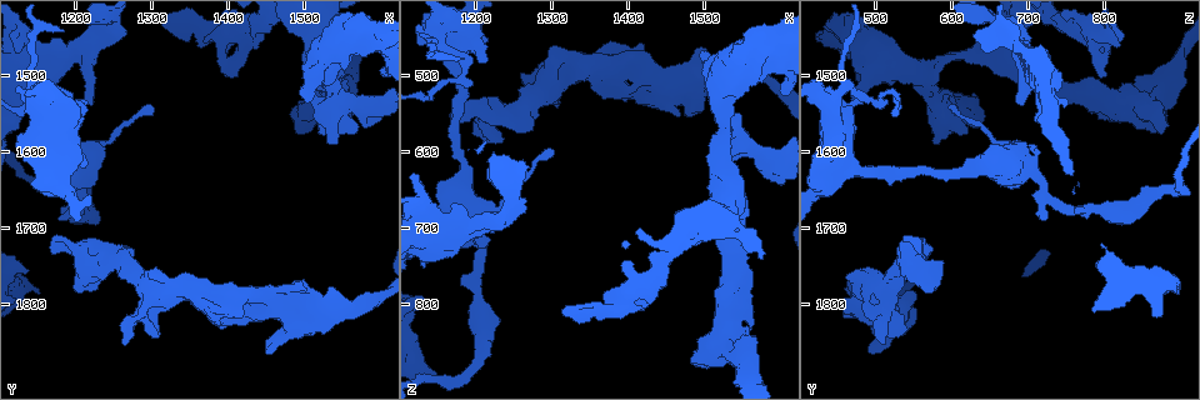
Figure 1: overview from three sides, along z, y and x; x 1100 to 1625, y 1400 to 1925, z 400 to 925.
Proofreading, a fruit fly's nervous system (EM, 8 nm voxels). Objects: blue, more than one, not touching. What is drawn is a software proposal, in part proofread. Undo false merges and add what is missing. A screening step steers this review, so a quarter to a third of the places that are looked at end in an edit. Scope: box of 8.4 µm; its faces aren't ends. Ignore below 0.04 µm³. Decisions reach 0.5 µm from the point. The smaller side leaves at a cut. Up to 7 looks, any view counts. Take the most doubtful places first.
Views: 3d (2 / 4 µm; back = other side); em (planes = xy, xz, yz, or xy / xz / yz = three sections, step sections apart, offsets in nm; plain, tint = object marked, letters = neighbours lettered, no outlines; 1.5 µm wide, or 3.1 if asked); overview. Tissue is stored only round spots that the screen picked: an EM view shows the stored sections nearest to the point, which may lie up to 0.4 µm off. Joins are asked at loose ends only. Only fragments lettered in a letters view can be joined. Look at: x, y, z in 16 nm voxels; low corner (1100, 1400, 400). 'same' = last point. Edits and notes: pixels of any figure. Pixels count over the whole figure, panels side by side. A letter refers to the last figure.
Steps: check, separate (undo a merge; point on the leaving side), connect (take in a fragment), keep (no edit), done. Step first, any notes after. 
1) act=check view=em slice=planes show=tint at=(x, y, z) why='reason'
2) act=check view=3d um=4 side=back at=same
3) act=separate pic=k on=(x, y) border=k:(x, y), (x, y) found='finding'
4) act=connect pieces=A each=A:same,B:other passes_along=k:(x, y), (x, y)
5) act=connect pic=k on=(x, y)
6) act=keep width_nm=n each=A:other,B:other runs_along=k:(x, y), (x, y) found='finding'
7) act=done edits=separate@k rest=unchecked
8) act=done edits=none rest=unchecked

act=check view=3d um=2 at=(1180, 1440, 475) why='thin end'

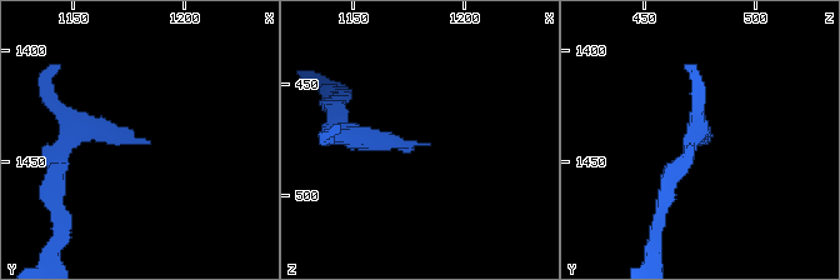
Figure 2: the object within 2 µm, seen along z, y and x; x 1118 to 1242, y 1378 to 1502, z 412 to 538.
act=check view=em slice=xz step=4 show=letters at=(1183, 1441, 477) why='shape alone is not enough'

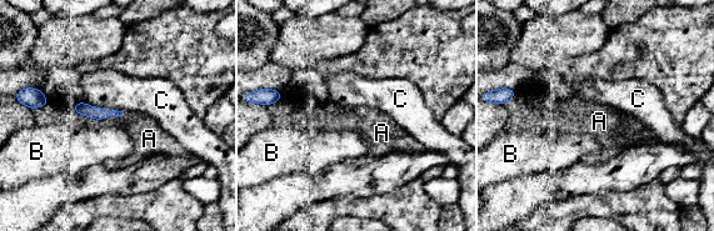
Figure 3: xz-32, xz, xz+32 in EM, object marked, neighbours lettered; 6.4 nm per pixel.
act=keep each=A:other,B:other,C:other border=3:(84, 101), (109, 110) found='none of them fits'

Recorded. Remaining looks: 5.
act=check view=3d um=2 at=(1220, 1535, 690) why='an open end'

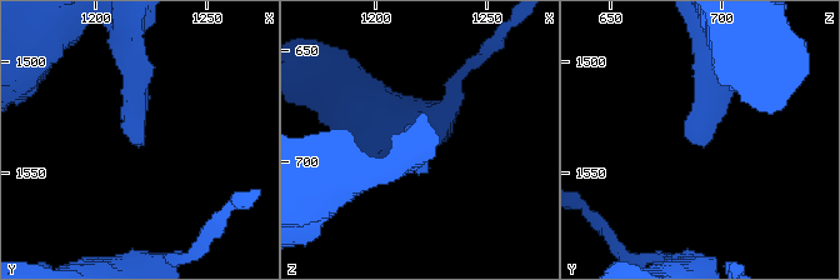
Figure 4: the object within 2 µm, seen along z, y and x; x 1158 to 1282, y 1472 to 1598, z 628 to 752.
act=check view=em slice=planes show=plain at=(1222, 1537, 693)

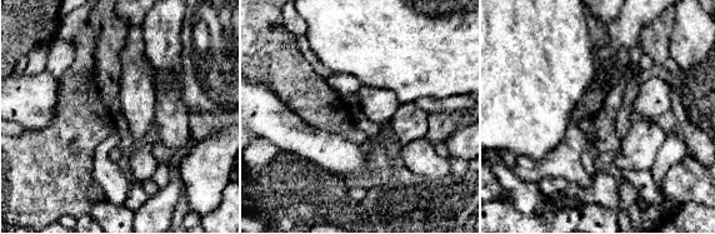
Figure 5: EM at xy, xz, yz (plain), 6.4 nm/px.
act=check view=em slice=planes show=letters at=same

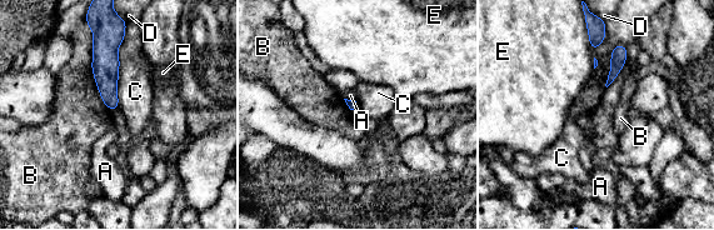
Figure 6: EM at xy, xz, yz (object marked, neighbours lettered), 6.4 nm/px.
act=keep longest_contact=B:550nm each=A:other,B:other,C:other,D:other,E:other border=6:(126, 24), (118, 49), (118, 106) found='none of them fits'

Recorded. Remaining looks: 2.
act=done edits=none rest=unchecked

